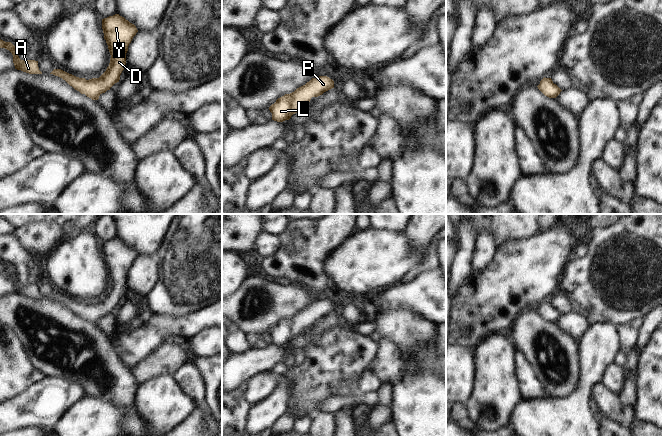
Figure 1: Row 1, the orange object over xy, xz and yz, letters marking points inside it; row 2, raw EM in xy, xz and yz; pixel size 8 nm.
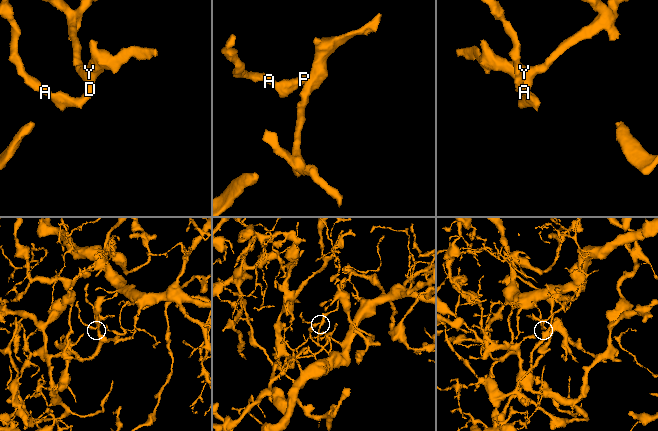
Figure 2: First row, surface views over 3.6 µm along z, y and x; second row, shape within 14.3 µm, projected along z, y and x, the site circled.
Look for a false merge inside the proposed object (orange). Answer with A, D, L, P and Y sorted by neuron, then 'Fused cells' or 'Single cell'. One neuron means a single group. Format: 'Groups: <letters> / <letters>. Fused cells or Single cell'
Groups: A D L P Y. Single cell

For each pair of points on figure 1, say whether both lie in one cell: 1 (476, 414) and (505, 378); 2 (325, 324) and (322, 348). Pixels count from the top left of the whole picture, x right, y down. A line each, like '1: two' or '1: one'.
1: one
2: two

